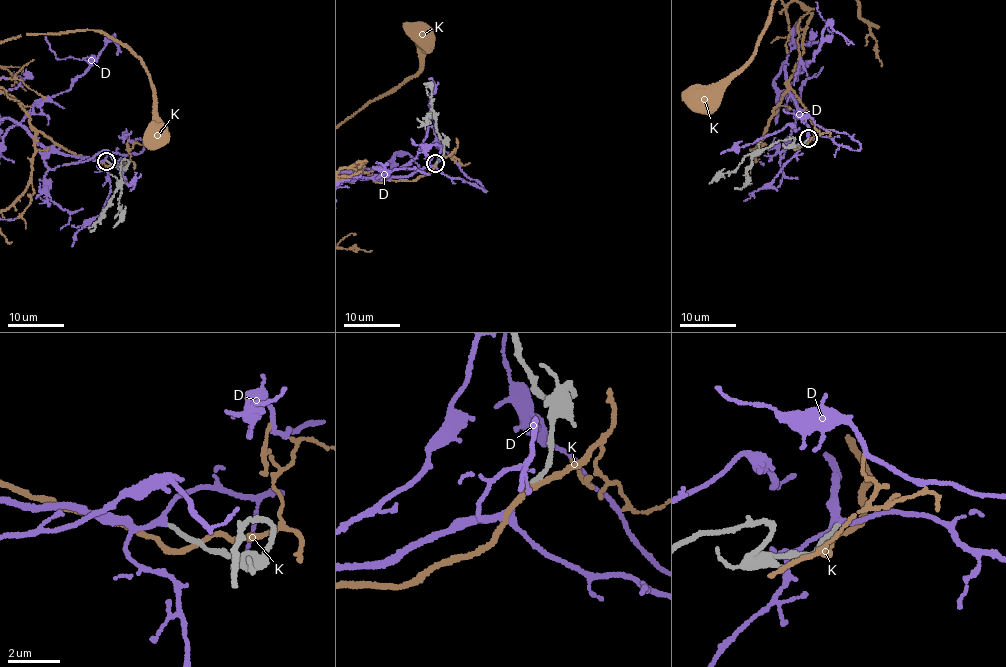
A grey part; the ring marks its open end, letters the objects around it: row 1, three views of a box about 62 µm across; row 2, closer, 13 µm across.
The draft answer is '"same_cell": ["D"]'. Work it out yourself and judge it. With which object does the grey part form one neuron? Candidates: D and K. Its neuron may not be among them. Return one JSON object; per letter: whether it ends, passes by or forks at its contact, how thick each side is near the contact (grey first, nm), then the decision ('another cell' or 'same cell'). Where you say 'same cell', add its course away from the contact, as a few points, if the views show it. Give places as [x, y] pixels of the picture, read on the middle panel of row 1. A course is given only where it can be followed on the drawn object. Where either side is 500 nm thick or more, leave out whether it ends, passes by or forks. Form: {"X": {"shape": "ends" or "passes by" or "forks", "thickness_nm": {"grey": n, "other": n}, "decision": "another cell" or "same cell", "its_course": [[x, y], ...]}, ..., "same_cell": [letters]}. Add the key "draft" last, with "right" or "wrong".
{"D": {"shape": "passes by", "thickness_nm": {"grey": 160, "other": 220}, "decision": "same cell"}, "K": {"shape": "passes by", "thickness_nm": {"grey": 240, "other": 190}, "decision": "another cell"}, "same_cell": ["D"], "draft": "right"}

